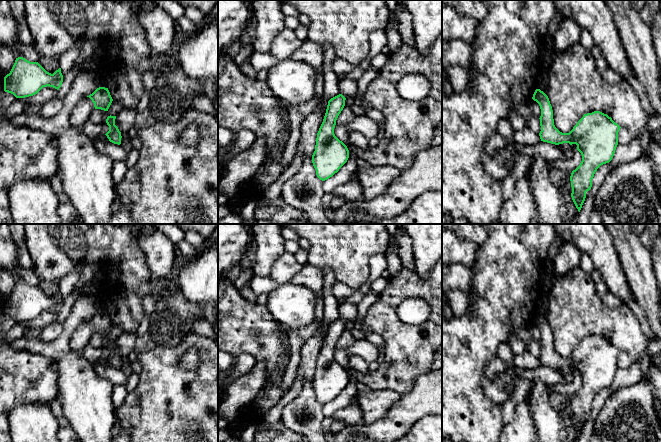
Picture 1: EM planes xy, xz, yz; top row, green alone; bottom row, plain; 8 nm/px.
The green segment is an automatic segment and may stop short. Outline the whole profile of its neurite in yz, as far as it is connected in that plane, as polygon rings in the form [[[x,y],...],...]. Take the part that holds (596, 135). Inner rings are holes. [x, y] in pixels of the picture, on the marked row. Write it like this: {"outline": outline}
{"outline": [[[536,89],[532,99],[541,109],[541,141],[555,145],[576,144],[582,155],[580,165],[570,176],[571,197],[580,212],[586,192],[592,187],[595,172],[601,165],[609,163],[614,156],[621,127],[607,114],[594,111],[584,114],[569,133],[562,133],[554,125],[553,110],[548,96],[540,89]]]}

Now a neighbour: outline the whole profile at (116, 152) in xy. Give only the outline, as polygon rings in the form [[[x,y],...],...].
[[[100,138],[94,140],[94,145],[101,154],[109,157],[113,161],[125,161],[127,159],[128,151],[121,145]]]

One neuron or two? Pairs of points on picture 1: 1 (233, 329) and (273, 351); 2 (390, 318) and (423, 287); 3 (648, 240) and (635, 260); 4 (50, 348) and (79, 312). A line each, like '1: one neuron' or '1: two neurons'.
1: one neuron
2: one neuron
3: two neurons
4: one neuron

